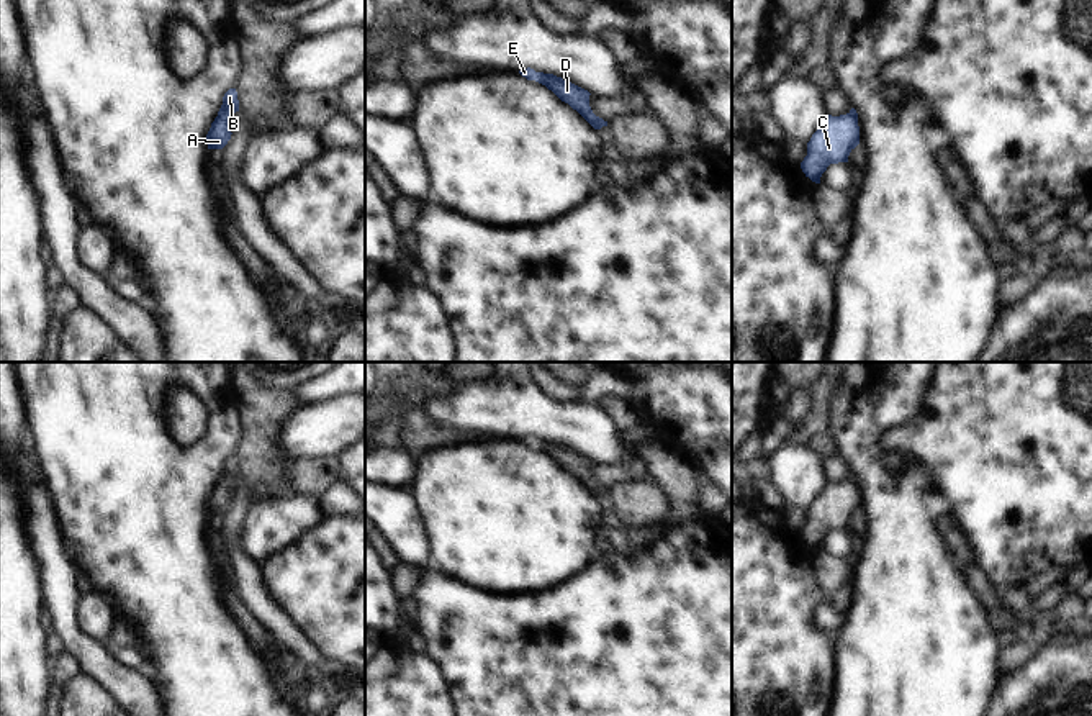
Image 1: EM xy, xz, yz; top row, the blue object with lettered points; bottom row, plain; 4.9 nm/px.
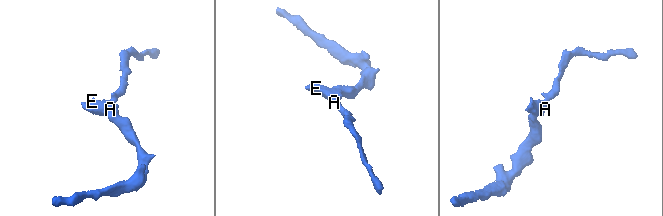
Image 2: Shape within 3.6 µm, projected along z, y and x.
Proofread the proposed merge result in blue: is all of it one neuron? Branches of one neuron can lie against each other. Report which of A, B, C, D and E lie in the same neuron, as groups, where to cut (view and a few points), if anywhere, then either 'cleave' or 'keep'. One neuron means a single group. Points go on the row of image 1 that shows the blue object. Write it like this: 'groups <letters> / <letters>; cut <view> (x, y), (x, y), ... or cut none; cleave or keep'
groups A B C D E; cut none; keep

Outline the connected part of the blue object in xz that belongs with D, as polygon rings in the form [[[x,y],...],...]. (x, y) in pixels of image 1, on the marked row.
[[[527,67],[519,70],[522,77],[527,80],[535,80],[552,90],[562,102],[568,103],[573,110],[576,110],[594,129],[601,129],[607,126],[607,121],[596,116],[589,106],[589,92],[557,77],[553,74],[535,72]]]

